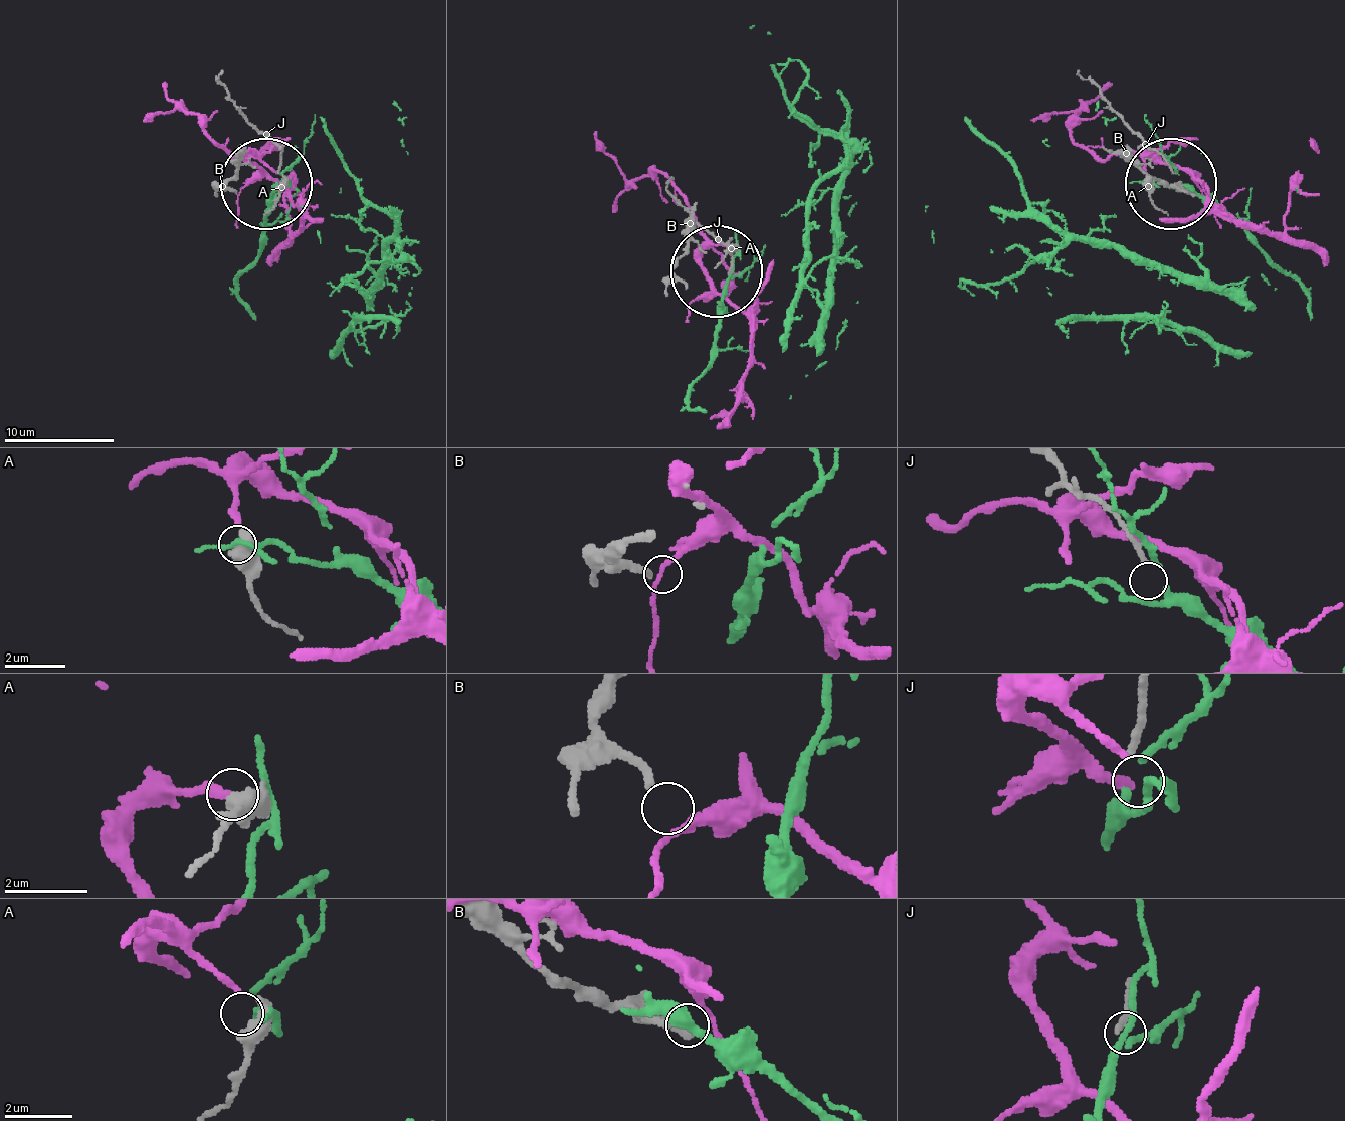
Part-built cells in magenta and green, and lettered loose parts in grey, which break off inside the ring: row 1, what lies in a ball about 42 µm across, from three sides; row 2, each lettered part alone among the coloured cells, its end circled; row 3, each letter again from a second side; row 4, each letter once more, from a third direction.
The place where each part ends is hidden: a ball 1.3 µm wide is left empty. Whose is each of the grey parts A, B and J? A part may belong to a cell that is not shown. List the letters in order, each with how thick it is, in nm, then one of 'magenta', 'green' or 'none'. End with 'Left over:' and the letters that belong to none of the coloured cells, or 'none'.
A: 400 nm thick; magenta
B: 200 nm thick; none
J: 170 nm thick; green
Left over: B

